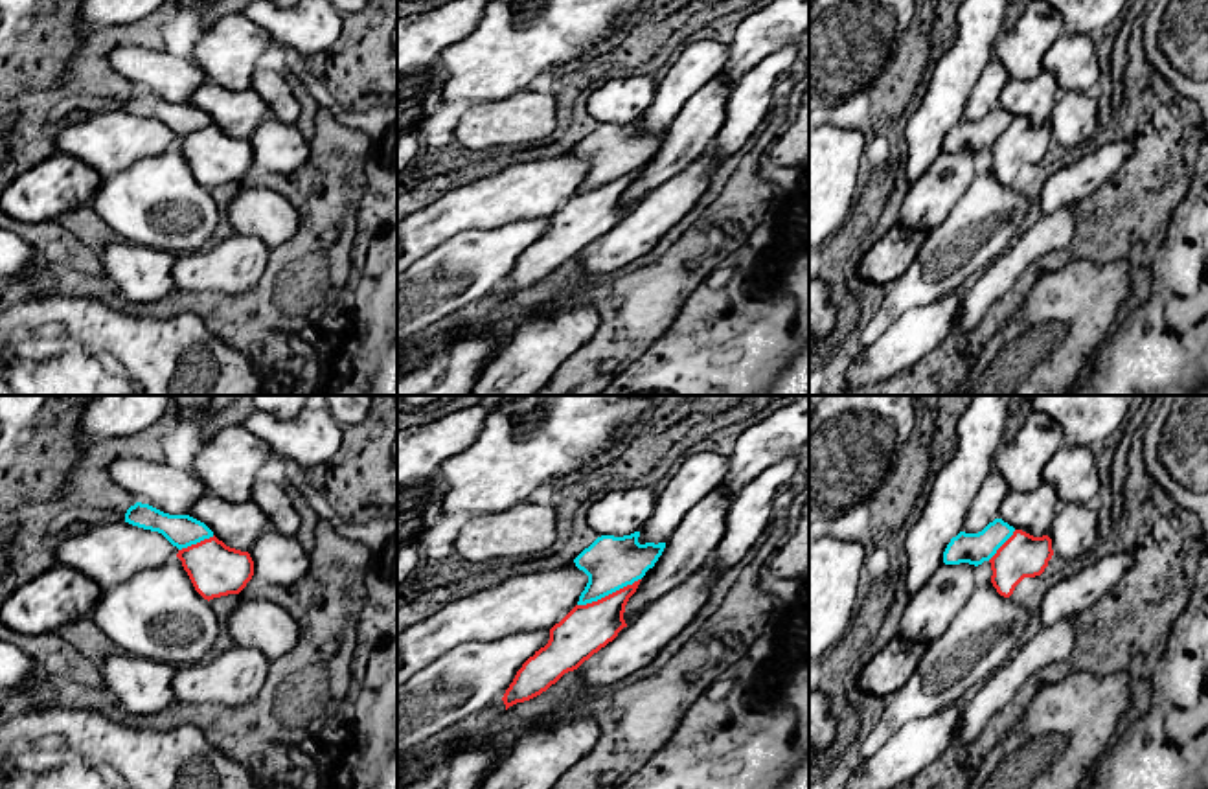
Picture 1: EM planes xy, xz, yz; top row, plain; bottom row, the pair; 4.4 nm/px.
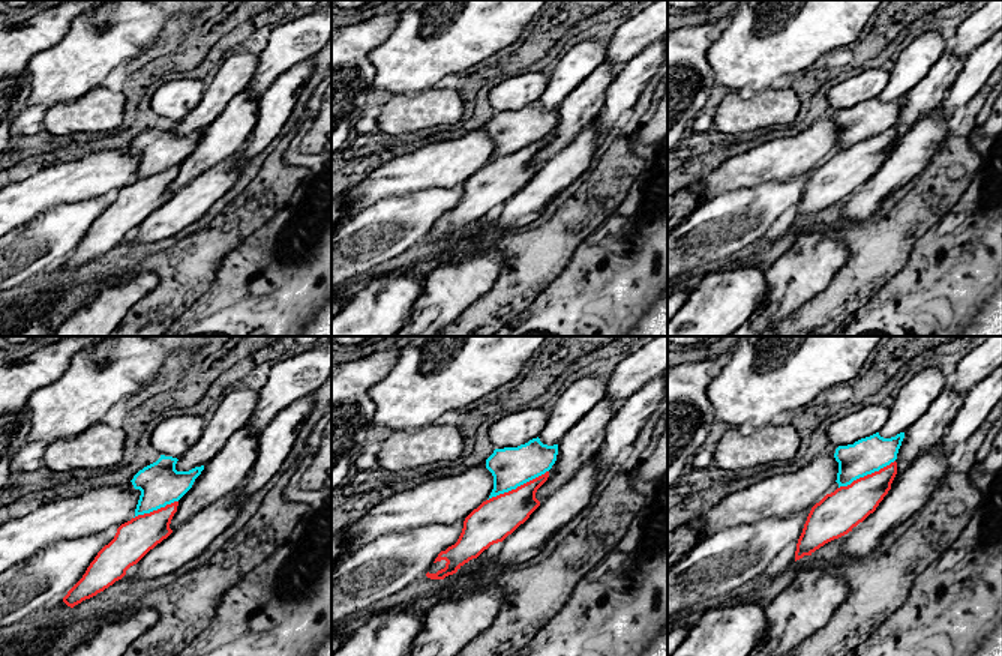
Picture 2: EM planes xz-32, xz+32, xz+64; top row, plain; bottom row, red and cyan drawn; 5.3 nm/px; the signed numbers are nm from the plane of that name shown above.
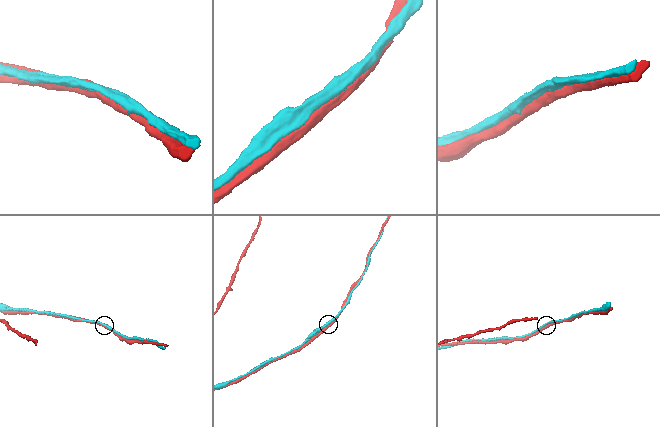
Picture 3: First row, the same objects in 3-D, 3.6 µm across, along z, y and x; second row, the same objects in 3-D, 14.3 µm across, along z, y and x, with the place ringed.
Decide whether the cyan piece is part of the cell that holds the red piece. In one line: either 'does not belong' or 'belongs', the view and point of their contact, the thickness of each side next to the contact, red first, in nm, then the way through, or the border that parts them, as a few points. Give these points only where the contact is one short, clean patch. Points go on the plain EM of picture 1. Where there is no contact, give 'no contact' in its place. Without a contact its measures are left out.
does not belong; meets red in xz at (609, 182); 220 nm thick on the red side, 240 nm on the other

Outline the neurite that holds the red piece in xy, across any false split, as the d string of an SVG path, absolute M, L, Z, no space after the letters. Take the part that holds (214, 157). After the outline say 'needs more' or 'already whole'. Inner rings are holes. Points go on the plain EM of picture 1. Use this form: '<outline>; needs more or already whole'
M215 123L178 138L195 178L204 188L239 182L254 164L254 149L248 140L226 134Z; already whole

